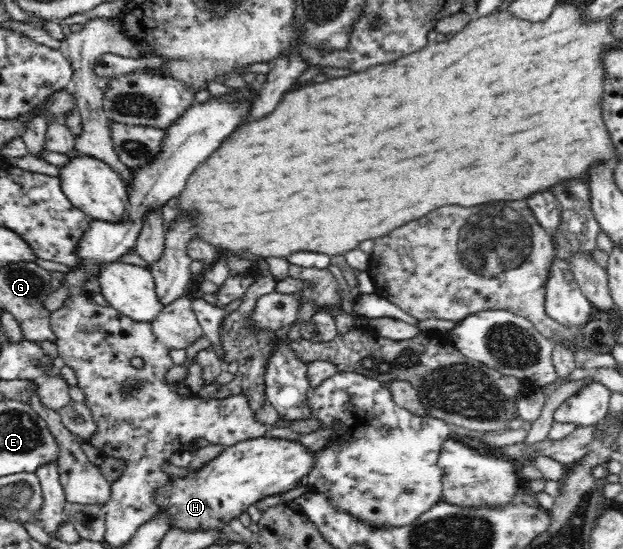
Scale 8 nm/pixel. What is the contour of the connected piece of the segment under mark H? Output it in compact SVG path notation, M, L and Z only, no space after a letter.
M266 436L246 440L234 446L226 447L217 457L203 464L188 476L172 477L166 484L154 490L154 505L158 507L155 516L165 516L169 520L170 530L184 533L201 531L220 533L230 529L232 520L240 518L249 508L267 497L280 495L297 488L297 483L308 476L313 465L313 453L305 449L296 440L272 439Z

